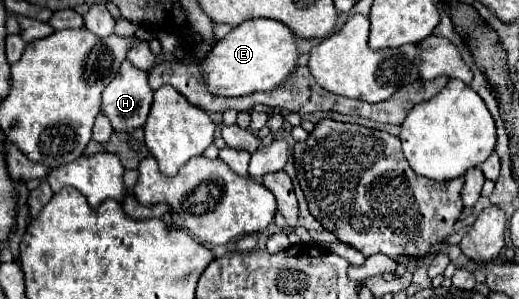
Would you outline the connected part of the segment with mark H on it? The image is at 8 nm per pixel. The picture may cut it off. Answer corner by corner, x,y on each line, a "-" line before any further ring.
124,60
120,72
102,92
102,114
108,116
114,130
142,128
152,106
152,94
146,72

